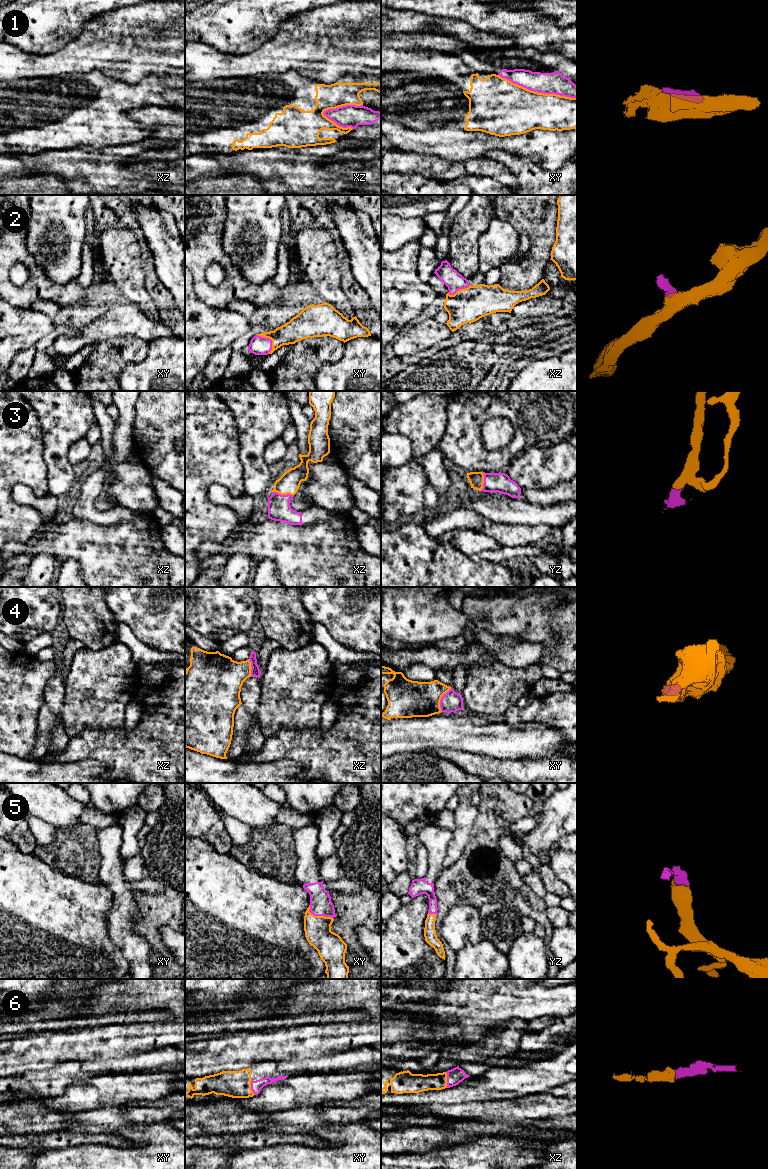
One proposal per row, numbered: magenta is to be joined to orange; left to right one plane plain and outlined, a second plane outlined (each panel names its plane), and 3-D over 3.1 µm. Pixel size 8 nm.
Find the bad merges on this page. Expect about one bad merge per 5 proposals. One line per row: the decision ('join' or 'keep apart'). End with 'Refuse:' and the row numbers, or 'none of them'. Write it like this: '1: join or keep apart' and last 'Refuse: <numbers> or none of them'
1: keep apart
2: join
3: join
4: keep apart
5: join
6: join
Refuse: 1, 4

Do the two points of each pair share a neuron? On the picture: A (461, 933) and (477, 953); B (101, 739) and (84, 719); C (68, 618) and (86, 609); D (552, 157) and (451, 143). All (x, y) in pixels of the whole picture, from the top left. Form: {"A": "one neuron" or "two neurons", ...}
{"A": "two neurons", "B": "two neurons", "C": "one neuron", "D": "one neuron"}

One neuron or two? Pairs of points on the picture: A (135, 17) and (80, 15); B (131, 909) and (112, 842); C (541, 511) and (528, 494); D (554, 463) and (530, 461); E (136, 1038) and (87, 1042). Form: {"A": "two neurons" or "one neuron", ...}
{"A": "two neurons", "B": "one neuron", "C": "two neurons", "D": "one neuron", "E": "one neuron"}

